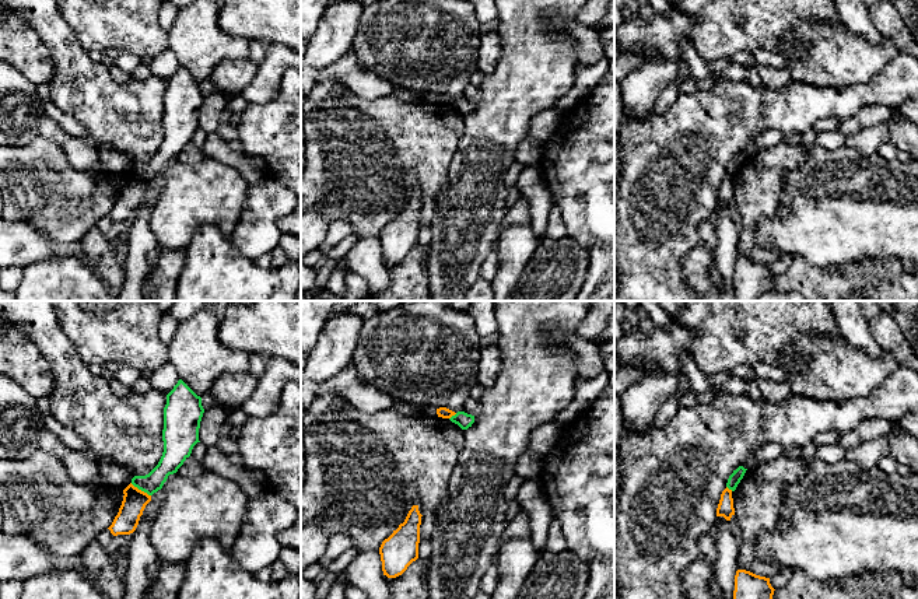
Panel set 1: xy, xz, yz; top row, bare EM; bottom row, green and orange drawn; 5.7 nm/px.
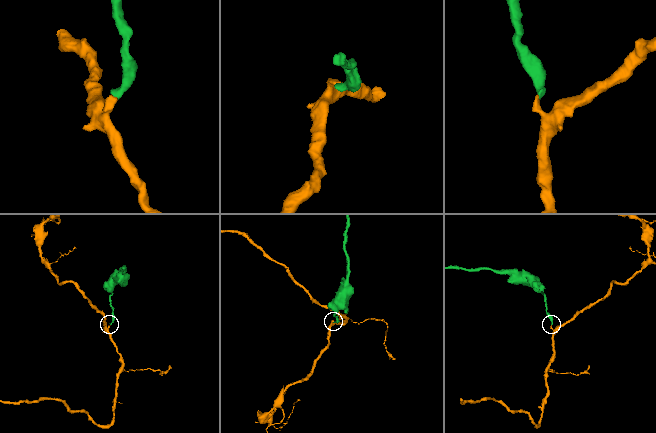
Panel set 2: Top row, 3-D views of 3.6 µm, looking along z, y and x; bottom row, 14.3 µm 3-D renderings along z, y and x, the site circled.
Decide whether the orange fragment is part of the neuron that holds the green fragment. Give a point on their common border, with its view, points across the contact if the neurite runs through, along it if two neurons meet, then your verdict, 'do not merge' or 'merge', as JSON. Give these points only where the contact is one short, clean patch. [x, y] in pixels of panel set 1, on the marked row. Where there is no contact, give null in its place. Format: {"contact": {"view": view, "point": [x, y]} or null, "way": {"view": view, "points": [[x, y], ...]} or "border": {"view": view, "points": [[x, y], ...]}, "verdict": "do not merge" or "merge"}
{"contact": {"view": "xy", "point": [140, 489]}, "border": {"view": "xy", "points": [[130, 483], [150, 496]]}, "verdict": "do not merge"}

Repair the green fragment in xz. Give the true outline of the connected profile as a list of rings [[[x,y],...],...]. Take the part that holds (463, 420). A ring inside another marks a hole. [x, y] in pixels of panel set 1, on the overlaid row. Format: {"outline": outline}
{"outline": [[[458,411],[449,418],[452,423],[458,424],[462,430],[467,430],[474,423],[474,416],[465,411]]]}

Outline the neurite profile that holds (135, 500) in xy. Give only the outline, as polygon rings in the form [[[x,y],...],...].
[[[132,483],[123,490],[123,501],[112,525],[108,528],[113,536],[130,535],[136,530],[151,495],[139,490]]]

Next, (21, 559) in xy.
[[[0,530],[0,582],[25,582],[56,571],[52,554],[27,536],[8,536]]]

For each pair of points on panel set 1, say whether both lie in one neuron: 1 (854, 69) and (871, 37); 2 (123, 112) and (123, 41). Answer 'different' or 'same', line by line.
1: different
2: different

